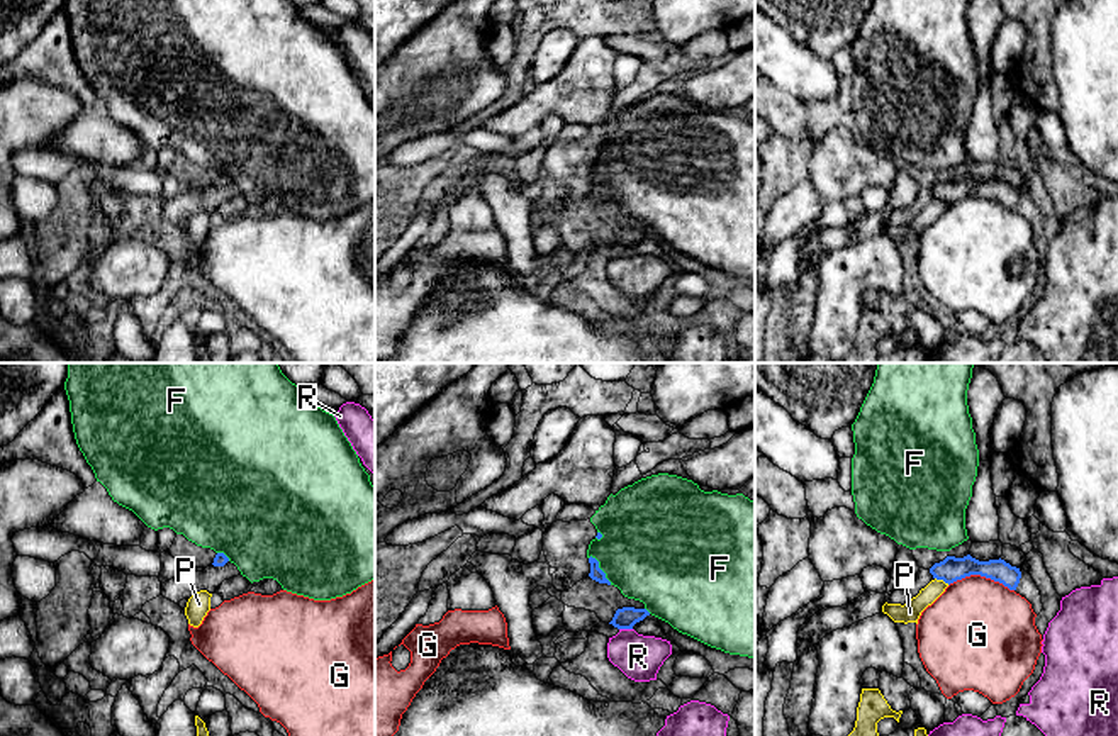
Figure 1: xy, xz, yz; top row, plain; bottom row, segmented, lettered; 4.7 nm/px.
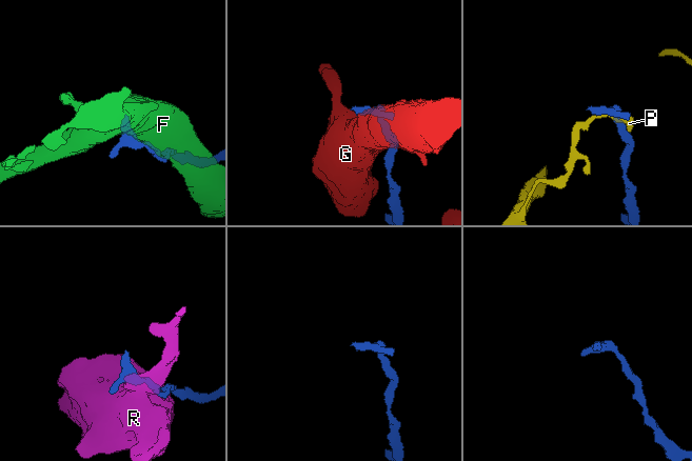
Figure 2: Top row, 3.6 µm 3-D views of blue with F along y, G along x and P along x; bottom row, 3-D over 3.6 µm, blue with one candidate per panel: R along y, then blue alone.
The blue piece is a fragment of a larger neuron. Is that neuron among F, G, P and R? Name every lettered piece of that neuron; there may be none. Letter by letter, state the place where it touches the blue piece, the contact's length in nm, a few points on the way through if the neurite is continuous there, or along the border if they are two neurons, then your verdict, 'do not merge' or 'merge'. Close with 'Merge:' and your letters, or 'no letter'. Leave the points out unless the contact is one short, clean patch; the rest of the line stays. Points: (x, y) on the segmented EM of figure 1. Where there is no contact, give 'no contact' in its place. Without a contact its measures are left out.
F: contact xz (601, 570); length 170 nm; do not merge
G: contact yz (981, 575); length 320 nm; do not merge
P: contact yz (942, 579); length 80 nm; do not merge
R: contact xz (626, 628); length 60 nm; border xz (620, 628), (631, 630); do not merge
Merge: no letter

